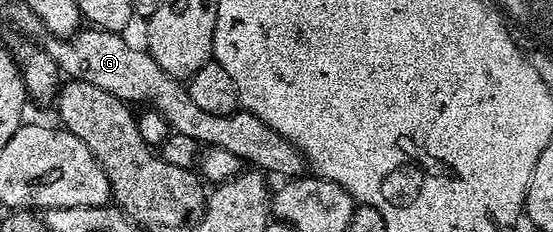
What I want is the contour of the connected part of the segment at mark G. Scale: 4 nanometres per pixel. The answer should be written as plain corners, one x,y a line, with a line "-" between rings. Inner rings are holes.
82,27
71,37
47,36
44,48
58,65
59,72
69,80
92,83
92,87
100,87
127,103
143,101
143,106
157,109
160,115
164,115
173,132
188,135
188,139
198,142
199,146
223,148
238,156
247,166
267,174
279,173
282,179
303,176
307,164
302,152
284,139
284,135
272,131
264,119
256,119
256,115
245,111
212,115
202,110
179,78
168,75
168,71
164,71
145,48
137,49
124,38
122,33

